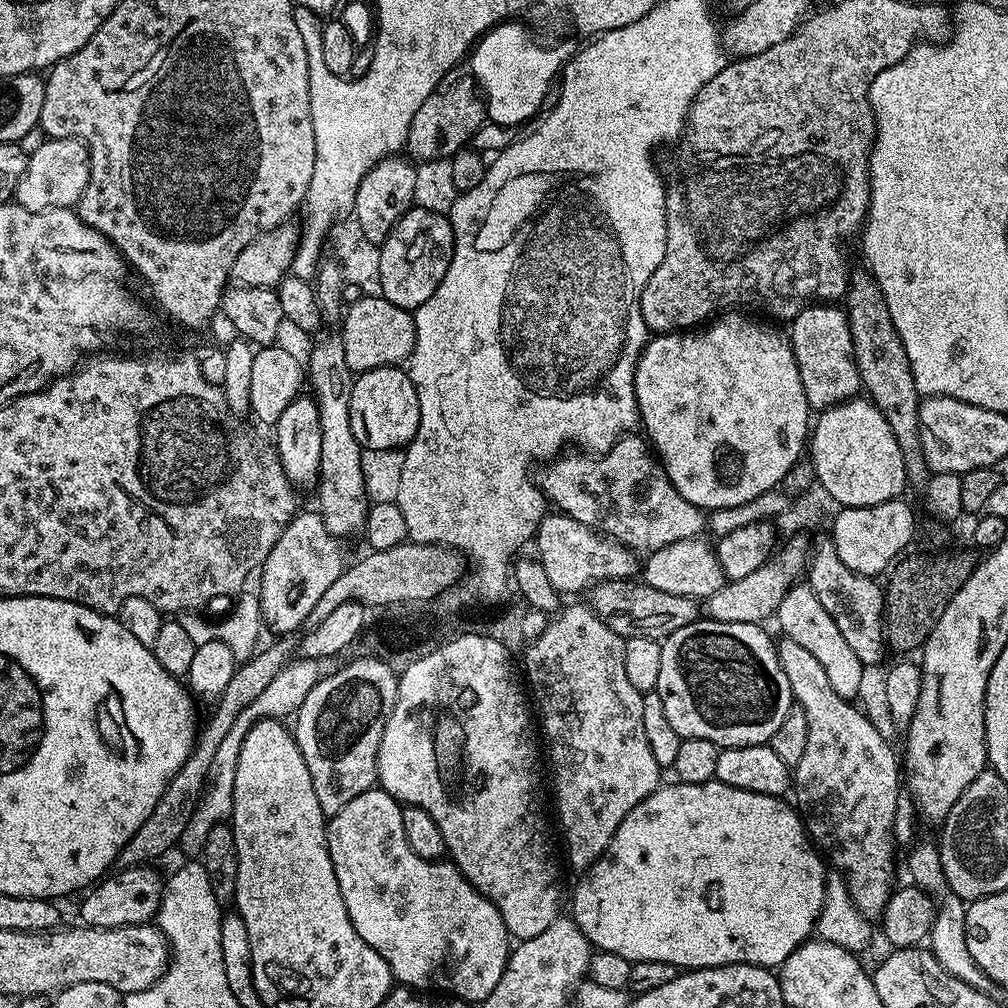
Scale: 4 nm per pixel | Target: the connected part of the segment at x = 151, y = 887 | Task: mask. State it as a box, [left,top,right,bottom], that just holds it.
[80,866,165,928]

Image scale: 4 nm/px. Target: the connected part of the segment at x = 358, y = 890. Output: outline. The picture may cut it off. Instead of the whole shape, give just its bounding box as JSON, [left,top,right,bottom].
[327,786,510,1006]

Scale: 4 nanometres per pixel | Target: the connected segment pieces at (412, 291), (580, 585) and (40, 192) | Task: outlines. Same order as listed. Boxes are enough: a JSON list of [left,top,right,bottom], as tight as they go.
[[379,206,454,310],[534,514,638,594],[15,139,90,212]]

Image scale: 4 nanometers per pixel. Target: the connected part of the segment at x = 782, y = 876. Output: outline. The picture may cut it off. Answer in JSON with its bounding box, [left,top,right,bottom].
[571,780,829,970]

